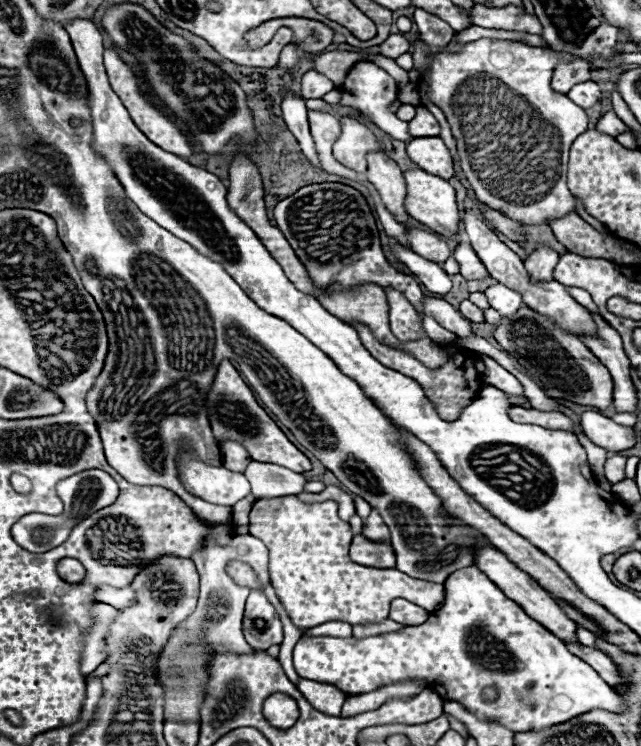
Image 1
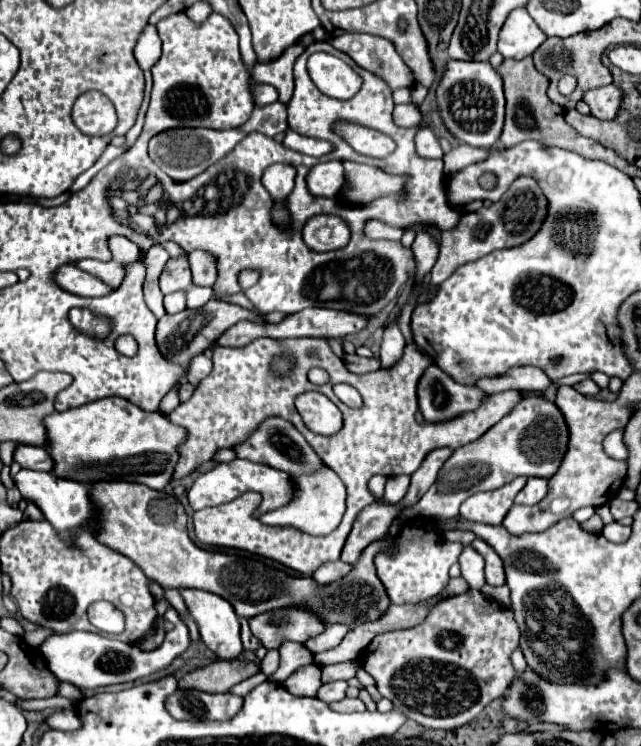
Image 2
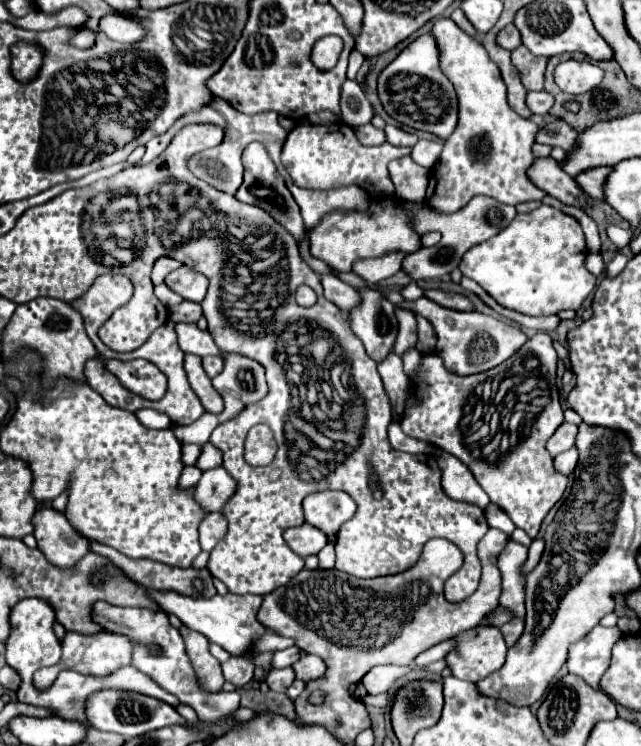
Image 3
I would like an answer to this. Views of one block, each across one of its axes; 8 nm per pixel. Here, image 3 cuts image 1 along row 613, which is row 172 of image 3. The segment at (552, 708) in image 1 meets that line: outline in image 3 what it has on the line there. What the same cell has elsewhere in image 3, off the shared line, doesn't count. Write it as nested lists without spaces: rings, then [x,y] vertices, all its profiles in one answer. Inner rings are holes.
[[[442,16],[438,20],[434,20],[430,34],[436,38],[438,50],[440,50],[440,68],[446,74],[446,78],[454,84],[456,96],[458,96],[458,126],[452,132],[452,136],[444,142],[444,150],[442,156],[438,160],[438,164],[432,170],[432,178],[434,178],[434,188],[428,188],[426,192],[426,204],[440,210],[440,212],[456,212],[460,210],[464,204],[468,204],[468,200],[472,200],[478,194],[496,198],[502,204],[510,204],[516,206],[520,202],[532,202],[532,200],[542,200],[546,196],[546,192],[538,190],[526,176],[526,168],[532,164],[534,156],[532,156],[532,144],[534,144],[534,136],[538,132],[538,126],[532,120],[524,120],[520,118],[506,102],[506,86],[500,78],[500,70],[498,66],[488,58],[486,48],[482,46],[482,42],[470,34],[466,34],[464,30],[460,30],[450,18]]]

